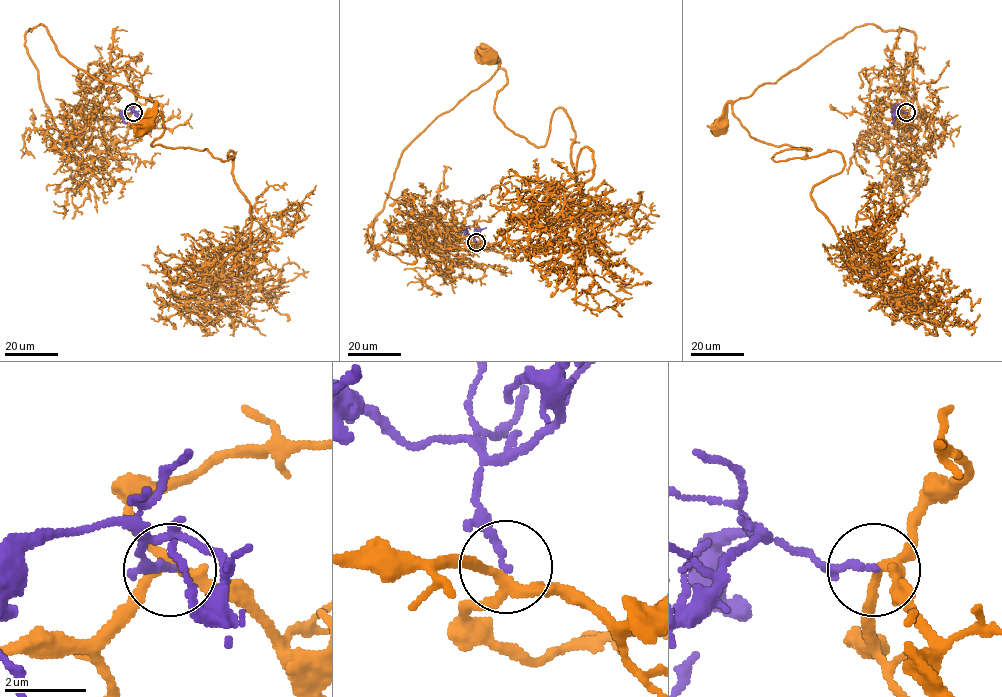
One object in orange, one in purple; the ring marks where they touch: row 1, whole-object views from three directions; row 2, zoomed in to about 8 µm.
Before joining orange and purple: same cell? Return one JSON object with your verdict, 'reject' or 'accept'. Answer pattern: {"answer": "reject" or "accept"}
{"answer": "reject"}

